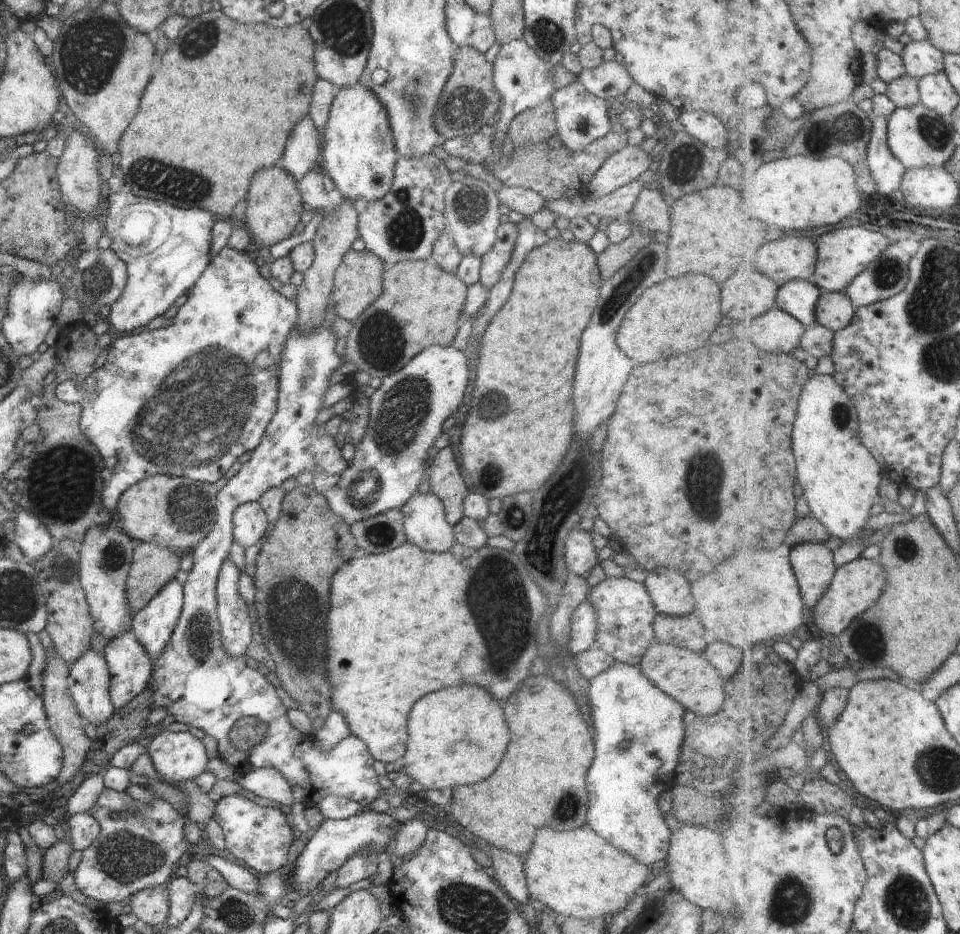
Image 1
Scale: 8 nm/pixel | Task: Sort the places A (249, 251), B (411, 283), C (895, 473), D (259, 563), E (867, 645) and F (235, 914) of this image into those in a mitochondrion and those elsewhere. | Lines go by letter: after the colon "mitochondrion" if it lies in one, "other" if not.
A: other
B: other
C: other
D: other
E: mitochondrion
F: mitochondrion

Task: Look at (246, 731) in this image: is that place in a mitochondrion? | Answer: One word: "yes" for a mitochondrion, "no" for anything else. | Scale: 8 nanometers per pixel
yes

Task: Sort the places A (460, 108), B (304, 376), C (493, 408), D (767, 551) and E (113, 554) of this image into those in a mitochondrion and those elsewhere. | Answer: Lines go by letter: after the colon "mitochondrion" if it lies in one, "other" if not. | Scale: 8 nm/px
A: mitochondrion
B: mitochondrion
C: mitochondrion
D: other
E: mitochondrion

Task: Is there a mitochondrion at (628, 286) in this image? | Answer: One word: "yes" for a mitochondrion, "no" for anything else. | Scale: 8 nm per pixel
yes

